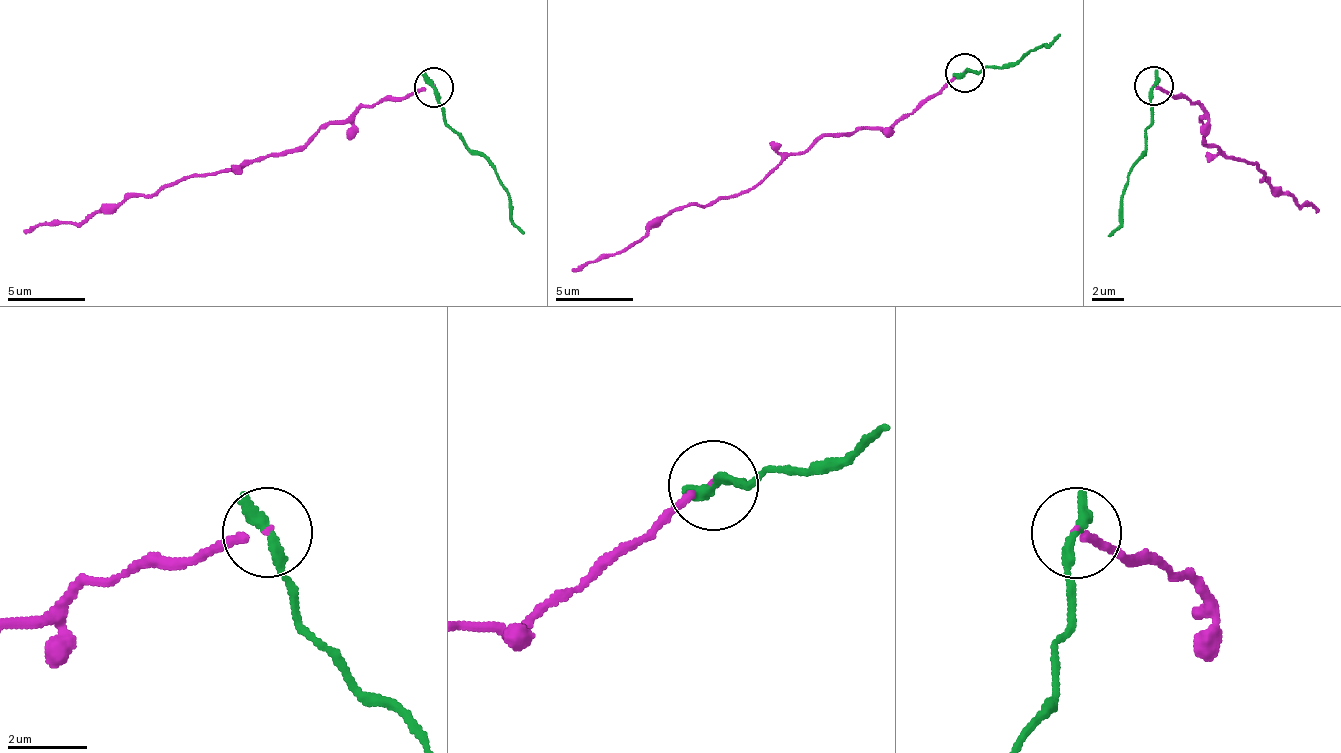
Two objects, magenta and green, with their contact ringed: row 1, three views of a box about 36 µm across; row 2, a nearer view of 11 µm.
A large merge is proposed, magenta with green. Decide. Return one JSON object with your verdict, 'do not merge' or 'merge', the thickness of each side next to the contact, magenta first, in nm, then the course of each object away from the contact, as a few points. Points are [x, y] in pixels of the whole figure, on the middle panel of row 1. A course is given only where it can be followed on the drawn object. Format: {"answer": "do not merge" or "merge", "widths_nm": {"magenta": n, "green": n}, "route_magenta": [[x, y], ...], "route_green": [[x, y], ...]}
{"answer": "do not merge", "widths_nm": {"magenta": 120, "green": 360}, "route_magenta": [[963, 72], [898, 116], [887, 129], [818, 136], [749, 189], [676, 207], [619, 253], [584, 261], [573, 269]], "route_green": [[963, 72], [977, 75], [1009, 69], [1030, 51], [1044, 47], [1060, 32]]}

